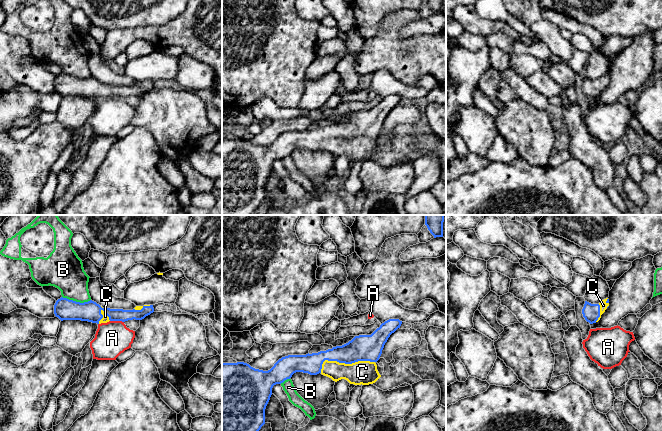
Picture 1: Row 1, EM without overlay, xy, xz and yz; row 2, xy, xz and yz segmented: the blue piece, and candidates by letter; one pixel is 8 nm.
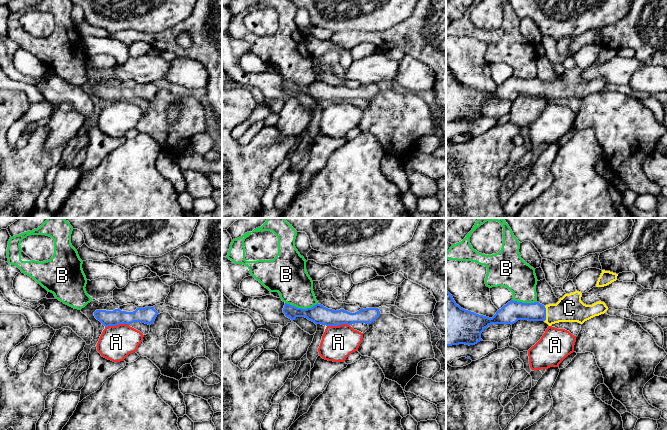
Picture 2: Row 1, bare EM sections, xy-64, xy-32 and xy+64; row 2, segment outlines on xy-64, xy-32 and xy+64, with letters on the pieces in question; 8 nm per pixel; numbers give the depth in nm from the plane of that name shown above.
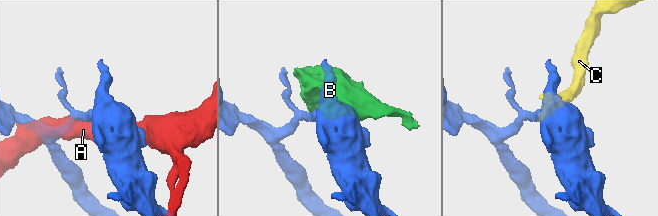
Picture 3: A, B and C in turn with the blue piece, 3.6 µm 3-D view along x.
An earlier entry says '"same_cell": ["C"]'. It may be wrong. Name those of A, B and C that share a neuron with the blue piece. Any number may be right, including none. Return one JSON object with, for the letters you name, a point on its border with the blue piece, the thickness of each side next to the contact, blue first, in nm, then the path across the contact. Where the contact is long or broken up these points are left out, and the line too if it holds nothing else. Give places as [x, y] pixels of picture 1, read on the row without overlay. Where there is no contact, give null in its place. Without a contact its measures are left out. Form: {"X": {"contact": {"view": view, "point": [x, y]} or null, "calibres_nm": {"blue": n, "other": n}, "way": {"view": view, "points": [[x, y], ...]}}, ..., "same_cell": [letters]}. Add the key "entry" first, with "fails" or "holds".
{"entry": "holds", "C": {"contact": {"view": "xz", "point": [343, 138]}, "calibres_nm": {"blue": 200, "other": 190}, "way": {"view": "xz", "points": [[363, 123], [348, 138], [343, 138], [353, 139], [362, 148]]}}, "same_cell": ["C"]}

